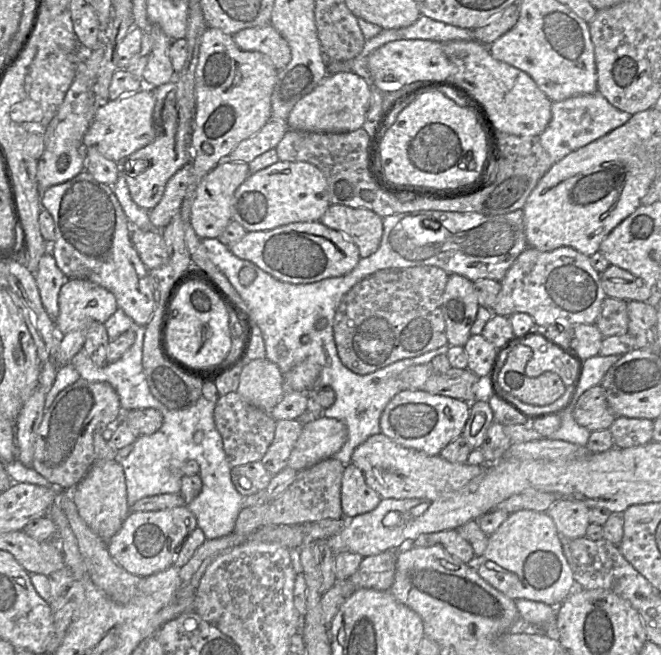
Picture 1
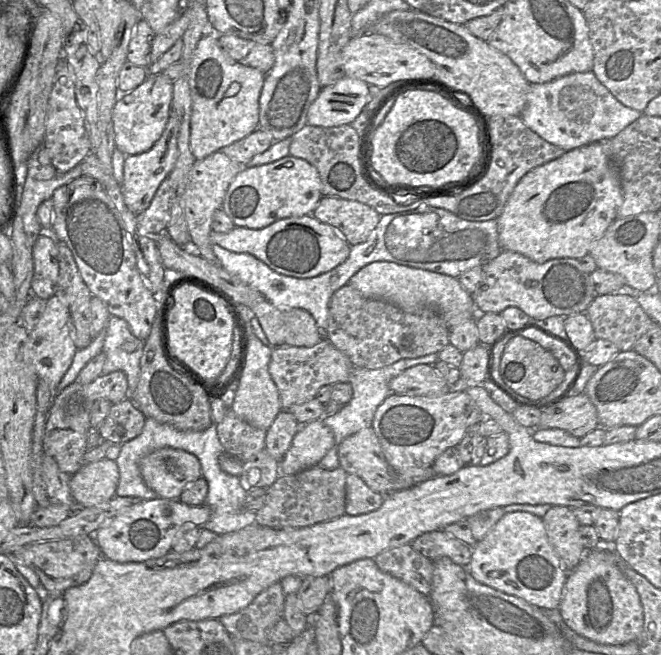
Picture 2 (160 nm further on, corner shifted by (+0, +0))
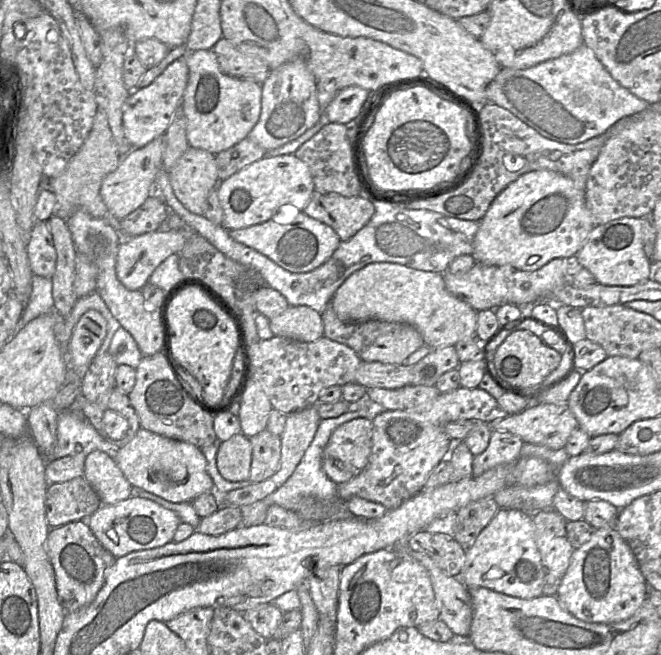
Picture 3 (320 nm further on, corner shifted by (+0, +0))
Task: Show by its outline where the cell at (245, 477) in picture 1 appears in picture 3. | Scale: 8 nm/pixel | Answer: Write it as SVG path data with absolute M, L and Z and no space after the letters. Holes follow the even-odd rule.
M267 429L249 438L252 460L248 481L259 483L273 476L279 468L281 458L280 436Z

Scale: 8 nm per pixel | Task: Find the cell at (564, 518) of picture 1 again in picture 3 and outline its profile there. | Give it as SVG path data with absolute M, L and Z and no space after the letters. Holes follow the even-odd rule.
M554 509L537 511L533 513L532 519L536 544L545 567L542 593L544 596L554 596L575 550L567 539L567 520Z

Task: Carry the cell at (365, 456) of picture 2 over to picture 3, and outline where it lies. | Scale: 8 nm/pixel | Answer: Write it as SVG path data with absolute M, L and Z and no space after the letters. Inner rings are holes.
M367 418L337 427L322 453L322 469L328 478L338 485L359 475L368 465L372 436L373 424Z

